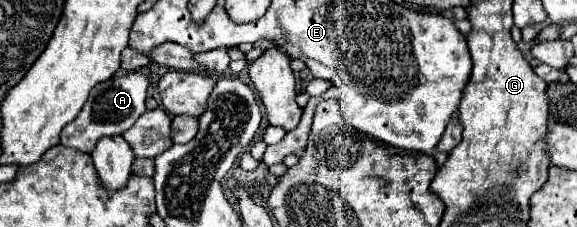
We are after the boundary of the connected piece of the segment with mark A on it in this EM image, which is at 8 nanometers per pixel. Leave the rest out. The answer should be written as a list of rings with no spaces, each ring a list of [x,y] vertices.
[[[130,71],[130,73],[124,73],[120,77],[112,77],[100,85],[96,85],[90,91],[90,97],[84,103],[78,117],[62,129],[60,143],[64,147],[74,147],[78,151],[92,153],[92,149],[100,137],[122,135],[146,111],[146,105],[144,105],[146,89],[148,89],[148,77],[138,71]]]

